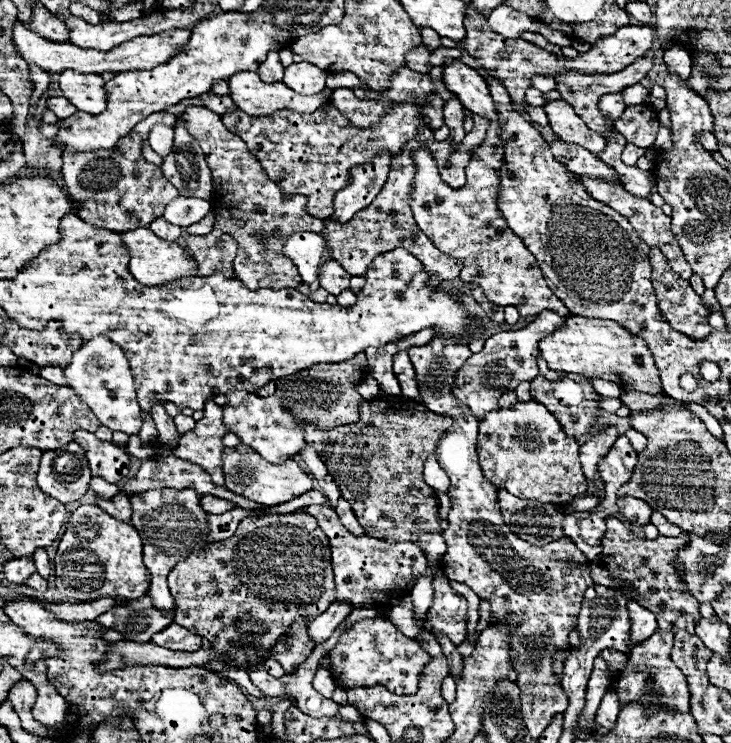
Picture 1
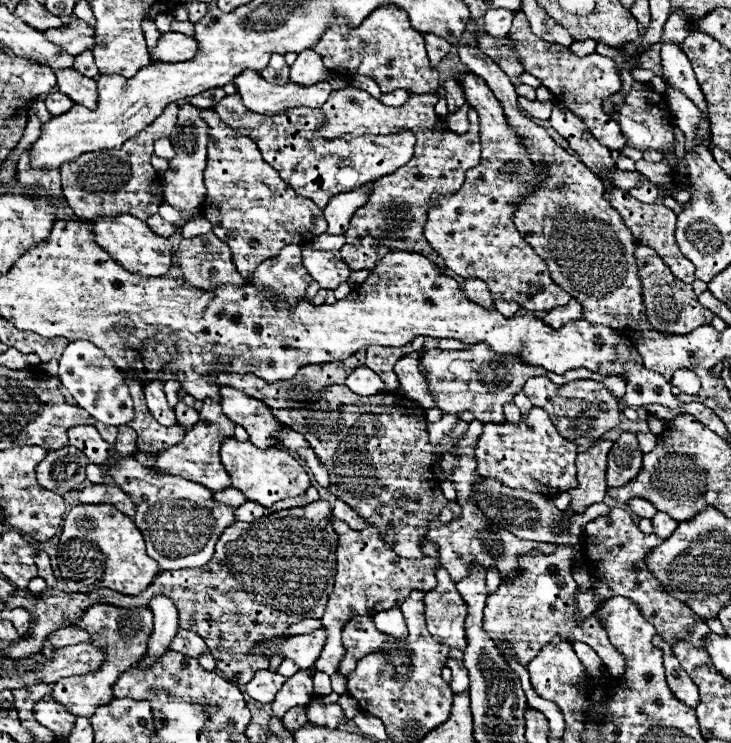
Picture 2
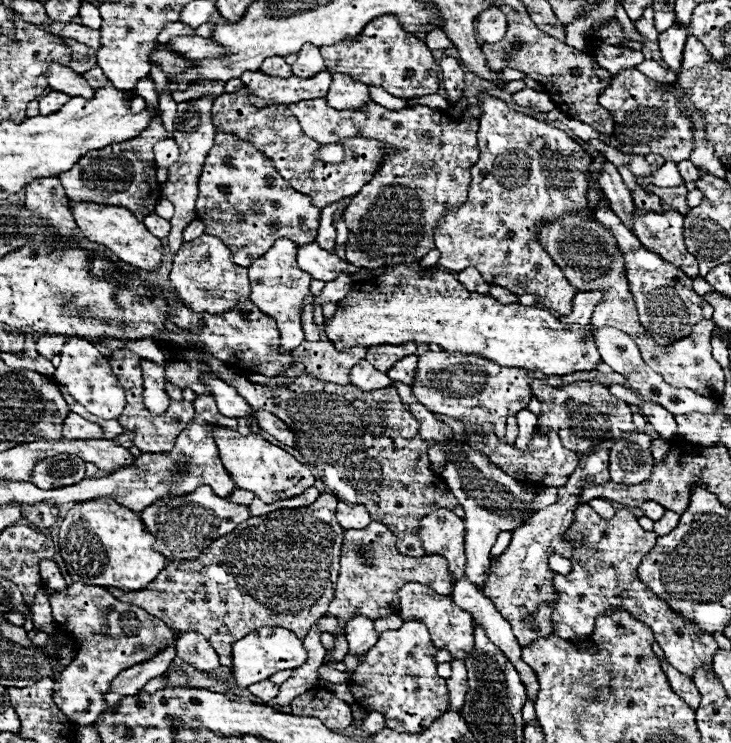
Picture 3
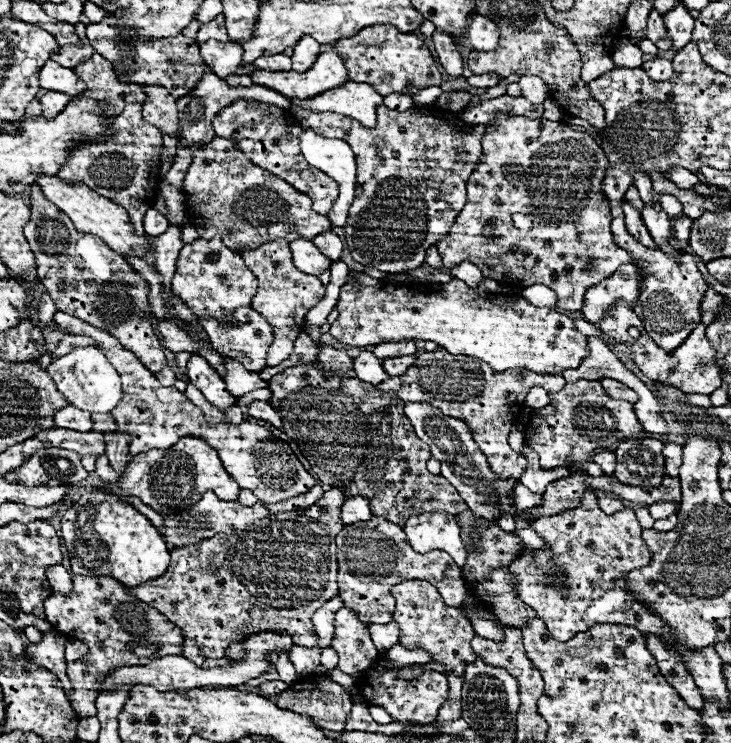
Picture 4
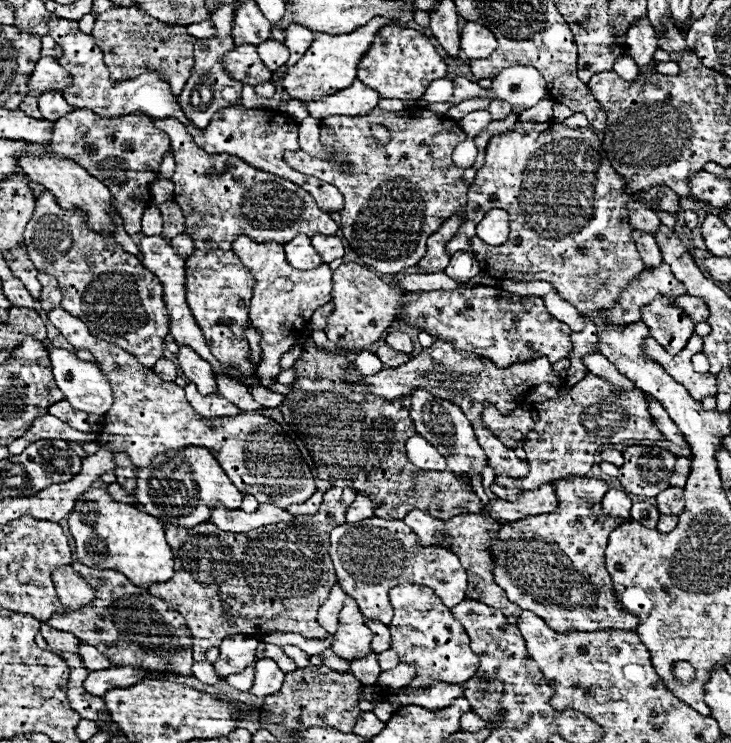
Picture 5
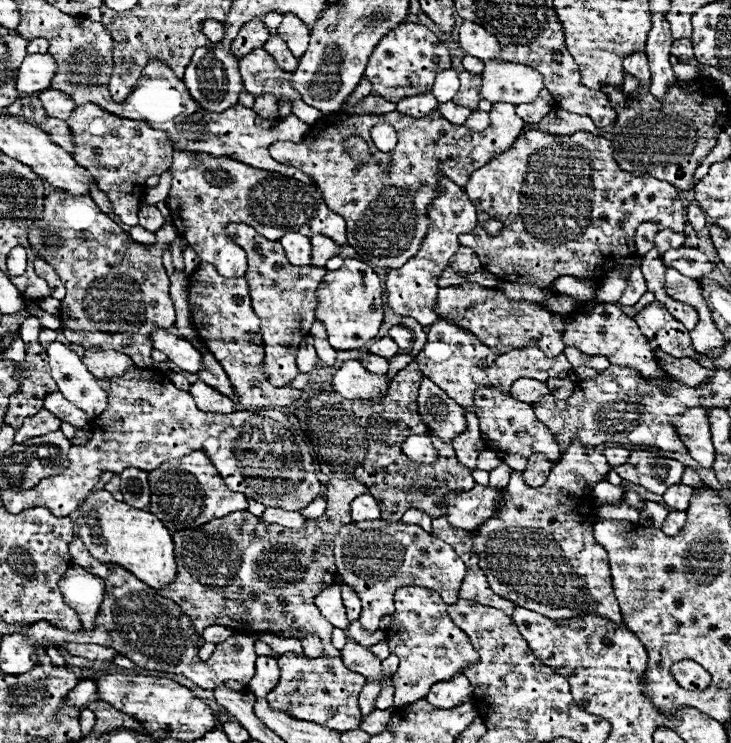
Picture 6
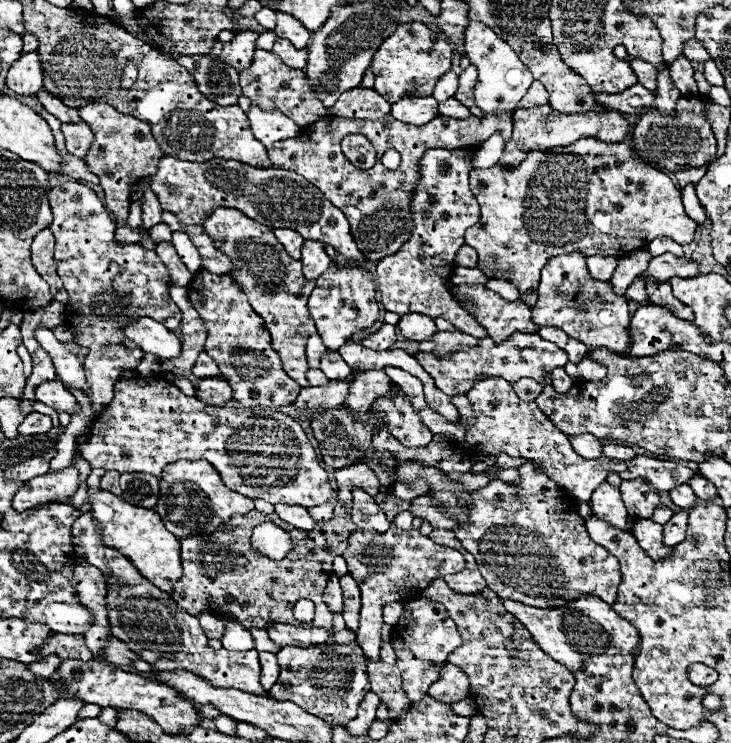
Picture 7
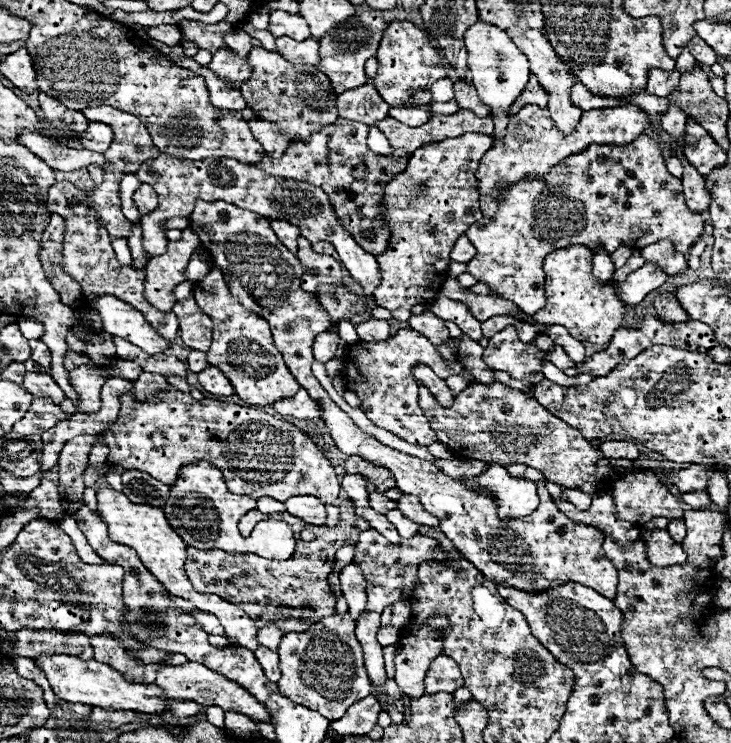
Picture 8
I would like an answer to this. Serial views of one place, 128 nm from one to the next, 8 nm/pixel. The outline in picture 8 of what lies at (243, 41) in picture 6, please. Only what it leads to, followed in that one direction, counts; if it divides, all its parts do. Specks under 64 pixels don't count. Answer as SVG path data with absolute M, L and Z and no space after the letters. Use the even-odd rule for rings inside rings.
M220 48L210 66L208 66L212 72L220 74L224 80L232 82L234 86L240 86L248 76L250 76L250 64L248 64L248 58L240 58L232 52L232 48Z

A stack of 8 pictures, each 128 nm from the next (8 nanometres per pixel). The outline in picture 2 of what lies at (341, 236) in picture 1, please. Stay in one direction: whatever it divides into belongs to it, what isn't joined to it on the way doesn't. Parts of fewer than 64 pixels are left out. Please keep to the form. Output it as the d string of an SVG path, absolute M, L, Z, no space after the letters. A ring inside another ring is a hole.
M344 88L340 92L332 92L328 102L322 106L324 114L326 114L326 122L322 124L320 132L326 138L338 138L346 132L368 132L368 134L394 134L400 132L402 128L408 128L416 134L416 148L414 148L414 156L412 160L398 168L394 174L382 176L376 180L372 196L368 200L368 204L364 204L362 208L358 208L358 212L352 216L350 220L350 228L344 232L346 236L346 244L340 248L342 260L352 268L352 270L372 270L376 266L376 262L380 258L384 258L386 254L394 252L394 250L408 250L408 252L416 252L422 254L426 258L430 258L432 262L438 264L440 256L430 248L430 244L426 242L422 228L426 222L426 200L432 194L454 194L458 192L458 188L464 184L464 174L468 168L478 166L480 162L480 130L478 130L478 113L473 108L468 112L469 131L463 135L458 135L442 126L436 126L440 122L438 114L434 112L434 104L438 102L438 94L430 92L430 94L414 94L410 96L410 100L402 106L384 106L380 101L363 90L358 88Z

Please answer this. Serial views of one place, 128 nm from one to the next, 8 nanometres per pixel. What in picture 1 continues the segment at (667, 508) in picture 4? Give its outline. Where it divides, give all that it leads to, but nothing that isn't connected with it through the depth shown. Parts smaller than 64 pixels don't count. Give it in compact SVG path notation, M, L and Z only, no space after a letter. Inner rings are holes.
M618 496L616 504L624 522L632 522L636 526L646 526L650 522L652 508L644 500L638 500L634 496Z

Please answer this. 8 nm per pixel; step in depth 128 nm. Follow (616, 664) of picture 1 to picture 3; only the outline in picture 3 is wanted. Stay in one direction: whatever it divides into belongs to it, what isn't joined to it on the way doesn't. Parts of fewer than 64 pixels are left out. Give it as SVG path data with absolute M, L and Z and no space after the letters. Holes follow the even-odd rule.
M608 450L580 456L580 464L572 472L568 484L558 488L558 500L544 510L534 512L524 526L514 530L512 542L506 552L500 554L496 562L492 562L488 580L484 584L484 594L512 626L512 632L522 648L530 646L538 638L554 634L554 626L550 624L550 616L554 610L554 586L550 584L550 580L556 572L548 566L548 560L552 554L560 554L564 558L572 556L572 544L566 542L566 532L570 524L574 524L574 510L580 506L578 492L582 490L582 484L606 484L608 480Z

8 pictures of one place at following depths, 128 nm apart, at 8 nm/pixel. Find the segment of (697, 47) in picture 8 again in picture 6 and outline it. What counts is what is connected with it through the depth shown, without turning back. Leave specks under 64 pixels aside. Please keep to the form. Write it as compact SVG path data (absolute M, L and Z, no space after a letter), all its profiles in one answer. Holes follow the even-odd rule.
M682 38L682 40L674 40L674 44L672 44L672 54L674 56L678 56L678 58L692 58L692 44L690 44L690 40L686 40L686 38Z

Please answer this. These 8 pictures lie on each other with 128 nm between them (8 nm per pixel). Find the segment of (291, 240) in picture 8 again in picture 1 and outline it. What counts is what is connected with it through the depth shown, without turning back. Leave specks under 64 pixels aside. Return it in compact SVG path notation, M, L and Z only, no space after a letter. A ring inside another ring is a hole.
M326 260L320 266L320 286L328 290L328 294L338 296L340 292L348 290L348 282L350 282L350 274L346 274L342 266L336 264L334 260Z

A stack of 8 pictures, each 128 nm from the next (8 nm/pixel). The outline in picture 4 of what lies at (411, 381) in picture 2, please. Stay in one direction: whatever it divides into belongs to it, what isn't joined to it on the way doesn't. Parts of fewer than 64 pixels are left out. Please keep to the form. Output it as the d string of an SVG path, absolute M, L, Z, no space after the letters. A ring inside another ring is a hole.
M398 356L398 358L386 358L382 360L382 366L384 370L390 374L390 376L402 376L410 364L414 364L416 356Z

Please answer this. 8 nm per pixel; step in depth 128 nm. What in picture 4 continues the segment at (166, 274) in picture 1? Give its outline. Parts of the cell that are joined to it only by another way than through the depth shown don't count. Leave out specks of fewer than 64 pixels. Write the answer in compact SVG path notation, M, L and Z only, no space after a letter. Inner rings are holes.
M40 176L36 182L40 184L40 188L46 194L46 198L50 202L54 202L62 212L66 212L70 216L70 220L74 222L78 232L100 236L110 248L114 248L114 252L118 252L124 258L126 256L144 258L146 252L150 252L150 240L146 240L146 236L136 236L134 234L134 226L130 224L130 216L128 216L128 212L122 206L110 202L104 196L98 196L88 186L64 184L58 176Z

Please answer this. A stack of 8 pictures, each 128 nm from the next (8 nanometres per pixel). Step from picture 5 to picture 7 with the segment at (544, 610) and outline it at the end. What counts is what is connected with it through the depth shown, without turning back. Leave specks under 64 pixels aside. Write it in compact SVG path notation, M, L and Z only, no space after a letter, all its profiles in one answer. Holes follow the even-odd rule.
M592 434L570 436L570 444L572 444L572 448L574 448L580 456L584 456L584 458L588 458L588 460L594 460L594 458L598 460L598 458L602 456L602 446L600 446L598 438L592 436ZM402 462L396 466L394 480L408 482L424 478L434 486L434 494L430 494L430 498L440 502L438 506L444 508L448 516L460 520L460 526L454 530L456 538L470 554L474 554L478 570L486 578L488 588L494 590L500 598L518 600L536 608L566 608L566 604L570 604L570 600L578 600L578 596L598 596L600 600L606 600L606 604L614 604L620 584L618 560L608 550L590 540L585 519L578 514L578 506L568 500L572 496L558 488L558 484L546 474L536 474L532 462L522 464L518 468L518 474L520 480L516 482L492 480L480 490L466 492L460 484L448 482L446 472L440 472L436 468L422 468L416 462Z

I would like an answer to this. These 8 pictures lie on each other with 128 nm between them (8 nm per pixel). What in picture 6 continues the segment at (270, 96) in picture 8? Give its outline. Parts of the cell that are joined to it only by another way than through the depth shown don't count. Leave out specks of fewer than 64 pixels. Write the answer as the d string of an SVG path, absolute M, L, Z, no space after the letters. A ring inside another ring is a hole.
M256 48L254 52L250 52L250 56L244 56L240 60L240 74L246 90L254 96L272 92L276 98L286 96L290 102L300 100L300 94L290 84L292 74L278 68L274 58L262 48Z

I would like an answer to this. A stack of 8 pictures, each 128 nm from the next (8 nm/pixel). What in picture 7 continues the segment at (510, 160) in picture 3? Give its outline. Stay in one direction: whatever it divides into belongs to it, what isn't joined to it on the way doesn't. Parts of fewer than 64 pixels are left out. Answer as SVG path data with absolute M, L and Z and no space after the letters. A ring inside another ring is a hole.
M586 138L586 140L578 140L566 148L550 148L550 152L542 152L542 148L534 148L534 152L530 152L530 156L526 156L526 160L518 166L518 168L502 168L502 166L494 166L494 168L474 168L470 172L470 190L476 196L476 200L480 202L480 222L474 224L464 240L466 244L470 244L476 252L478 252L478 268L488 276L488 278L498 278L498 280L508 280L512 284L518 286L522 300L528 306L536 304L538 298L538 282L540 282L542 268L548 264L550 258L560 256L560 254L570 254L570 252L582 252L584 256L626 256L626 252L638 250L638 248L646 248L654 238L658 236L670 236L674 238L674 242L678 244L690 244L696 232L696 222L690 220L684 212L682 206L682 198L680 198L680 190L674 186L674 182L660 170L650 168L648 164L644 164L642 160L632 156L632 148L628 144L602 144L600 140L594 138ZM636 278L634 284L630 284L630 288L626 290L626 298L632 302L642 302L646 300L646 284L642 278Z

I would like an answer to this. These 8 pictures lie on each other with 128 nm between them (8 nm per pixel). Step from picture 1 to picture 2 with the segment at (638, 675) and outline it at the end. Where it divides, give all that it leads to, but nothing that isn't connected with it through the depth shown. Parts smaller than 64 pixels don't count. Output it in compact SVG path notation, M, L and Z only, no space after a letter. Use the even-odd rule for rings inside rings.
M659 635L652 639L652 645L659 648L663 652L663 665L666 668L666 682L670 686L670 690L674 692L674 696L678 700L682 700L682 704L696 708L700 698L698 698L698 688L696 684L688 678L686 671L679 666L677 658L674 657L672 649Z

